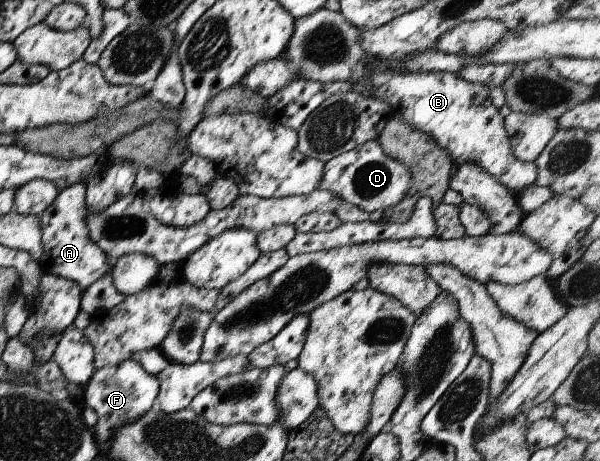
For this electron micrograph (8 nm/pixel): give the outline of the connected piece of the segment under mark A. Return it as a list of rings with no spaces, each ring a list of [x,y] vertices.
[[[81,183],[66,186],[37,216],[42,230],[42,248],[45,250],[40,259],[42,270],[75,281],[82,288],[81,292],[107,271],[111,271],[111,264],[107,262],[104,252],[89,238],[86,229],[85,189]]]

